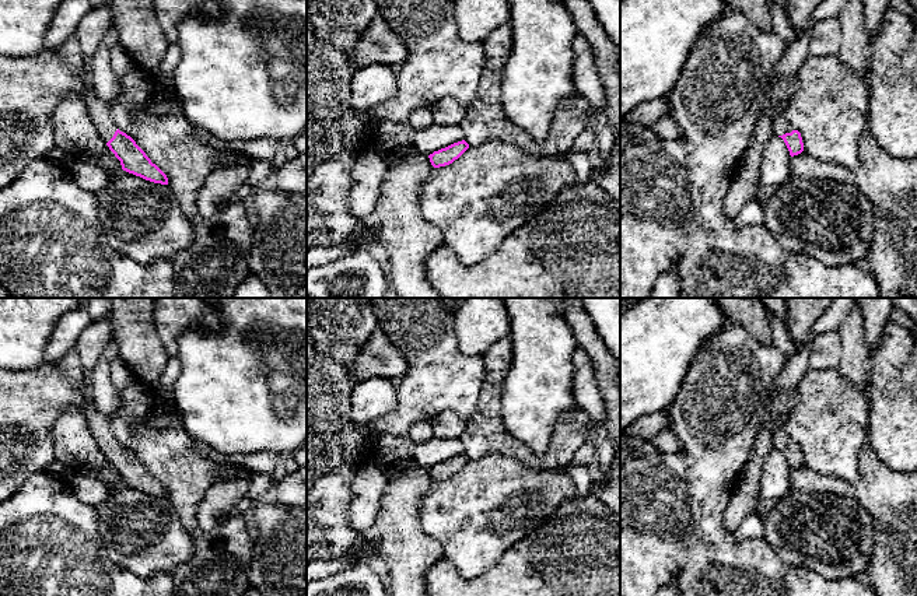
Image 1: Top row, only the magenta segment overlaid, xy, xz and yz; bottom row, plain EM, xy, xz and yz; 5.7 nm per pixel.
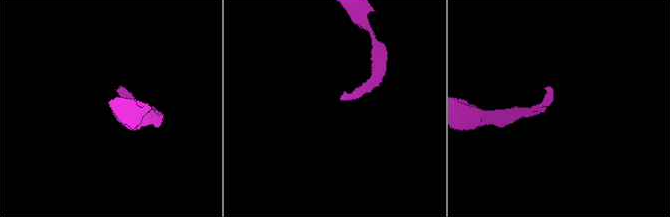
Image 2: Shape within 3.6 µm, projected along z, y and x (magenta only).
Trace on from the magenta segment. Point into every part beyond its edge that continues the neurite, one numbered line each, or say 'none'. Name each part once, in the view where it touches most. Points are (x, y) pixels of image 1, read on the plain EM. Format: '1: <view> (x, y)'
1: yz (781, 438)

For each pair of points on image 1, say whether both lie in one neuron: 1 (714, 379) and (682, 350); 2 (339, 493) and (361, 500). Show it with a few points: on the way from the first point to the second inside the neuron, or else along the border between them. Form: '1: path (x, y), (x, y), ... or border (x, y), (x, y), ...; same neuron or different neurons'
1: border (713, 333), (697, 351), (678, 389); different neurons
2: border (361, 466), (352, 484), (352, 529); different neurons

